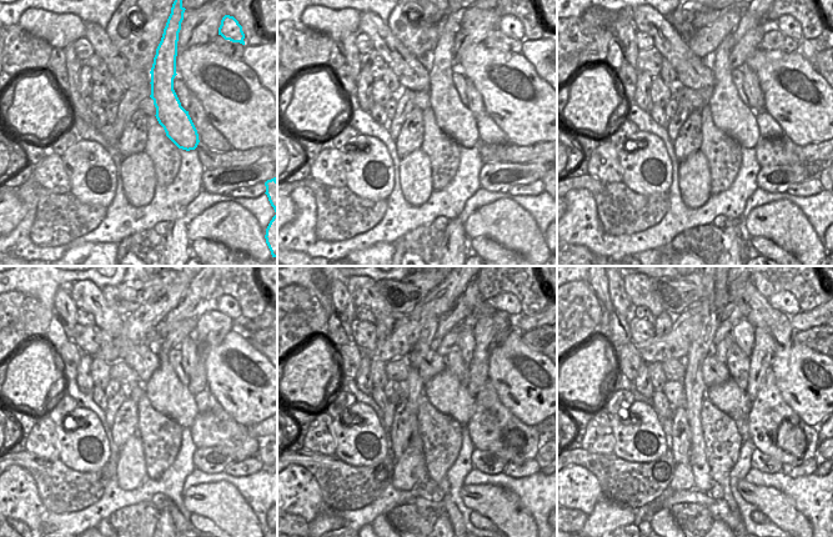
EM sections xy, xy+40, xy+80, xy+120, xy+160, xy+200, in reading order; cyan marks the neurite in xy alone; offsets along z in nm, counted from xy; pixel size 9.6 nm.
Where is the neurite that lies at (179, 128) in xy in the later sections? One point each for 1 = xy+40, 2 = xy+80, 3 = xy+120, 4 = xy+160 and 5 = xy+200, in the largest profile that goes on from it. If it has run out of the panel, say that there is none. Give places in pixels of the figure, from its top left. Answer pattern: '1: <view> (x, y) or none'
1: xy+40 (455, 119)
2: xy+80 (729, 114)
3: xy+120 (167, 395)
4: xy+160 (445, 392)
5: xy+200 (728, 397)

